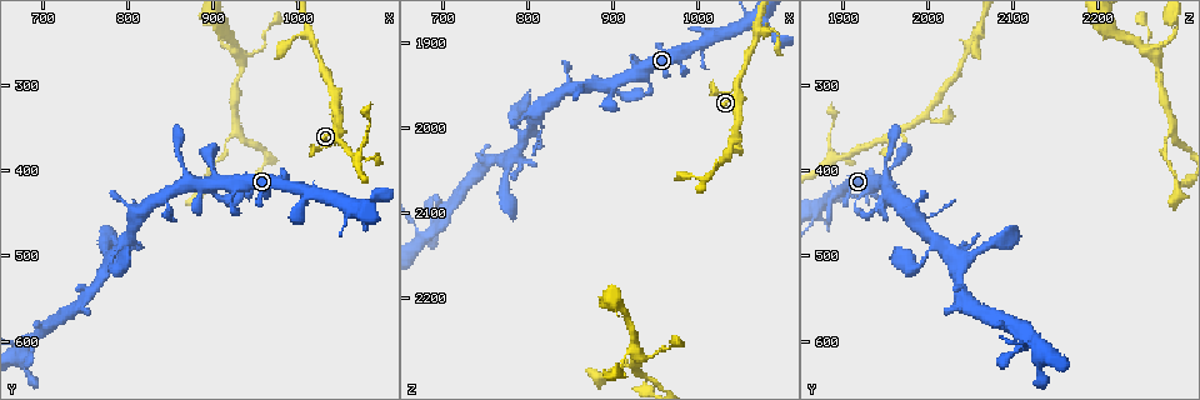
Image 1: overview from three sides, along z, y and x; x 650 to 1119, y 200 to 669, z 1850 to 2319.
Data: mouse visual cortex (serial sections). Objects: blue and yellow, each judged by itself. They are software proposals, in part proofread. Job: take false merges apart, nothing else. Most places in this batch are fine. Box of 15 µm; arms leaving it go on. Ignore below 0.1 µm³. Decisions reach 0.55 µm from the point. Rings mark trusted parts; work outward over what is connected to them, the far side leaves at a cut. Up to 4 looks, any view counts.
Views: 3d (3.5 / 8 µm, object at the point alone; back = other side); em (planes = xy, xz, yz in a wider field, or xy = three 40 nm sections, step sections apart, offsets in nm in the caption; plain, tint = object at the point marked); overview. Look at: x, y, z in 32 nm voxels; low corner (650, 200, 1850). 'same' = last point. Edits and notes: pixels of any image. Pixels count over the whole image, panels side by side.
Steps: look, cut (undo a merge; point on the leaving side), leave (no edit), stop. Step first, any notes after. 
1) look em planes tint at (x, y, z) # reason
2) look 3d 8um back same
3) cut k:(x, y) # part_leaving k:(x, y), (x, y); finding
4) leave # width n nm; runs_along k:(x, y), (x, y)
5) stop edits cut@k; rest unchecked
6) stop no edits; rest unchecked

look 3d 3.5um at (900, 400, 1960) # thin neck

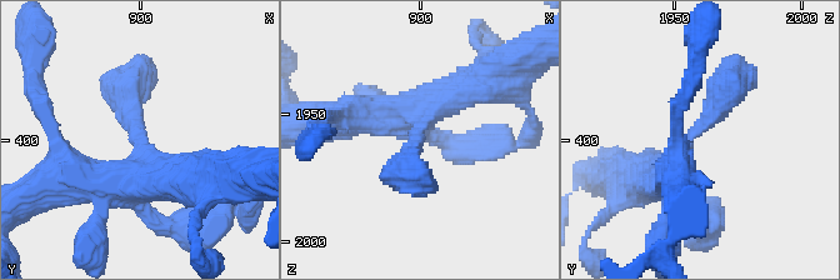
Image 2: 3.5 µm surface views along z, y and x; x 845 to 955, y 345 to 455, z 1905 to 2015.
look em xy step 3 tint at (899, 397, 1958) # now the EM

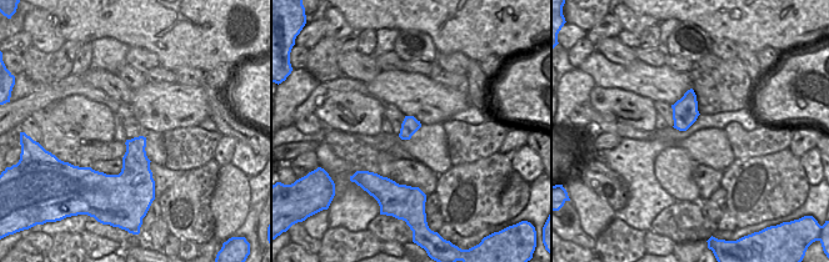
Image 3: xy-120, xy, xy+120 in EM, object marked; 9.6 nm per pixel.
leave # width 170 nm; runs_along 2:(653, 179), (746, 75); one cell here

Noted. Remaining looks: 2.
look 3d 8um at (1010, 245, 2055) # sharp bend

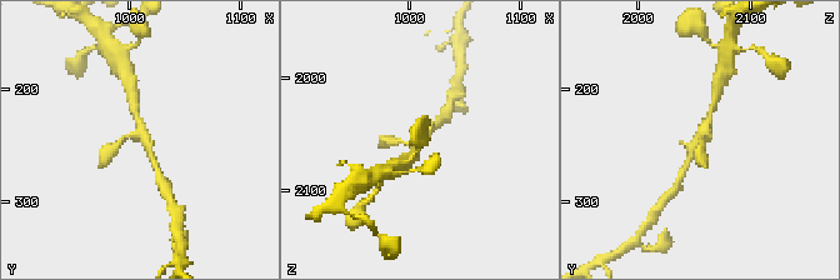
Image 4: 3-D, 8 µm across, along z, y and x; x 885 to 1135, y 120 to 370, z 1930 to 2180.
look em xy step 3 tint at (1012, 244, 2056)

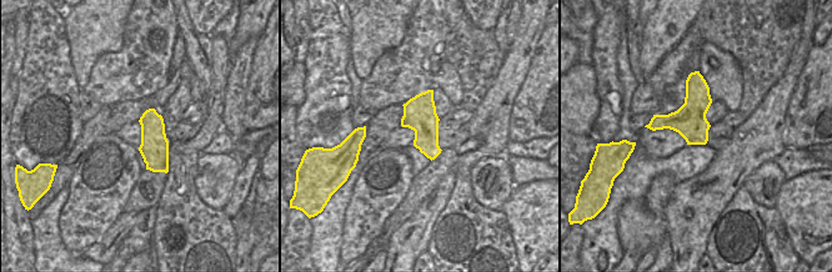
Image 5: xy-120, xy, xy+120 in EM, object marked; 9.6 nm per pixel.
leave # continuous, no second cell

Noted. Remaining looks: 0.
stop no edits; rest unchecked

